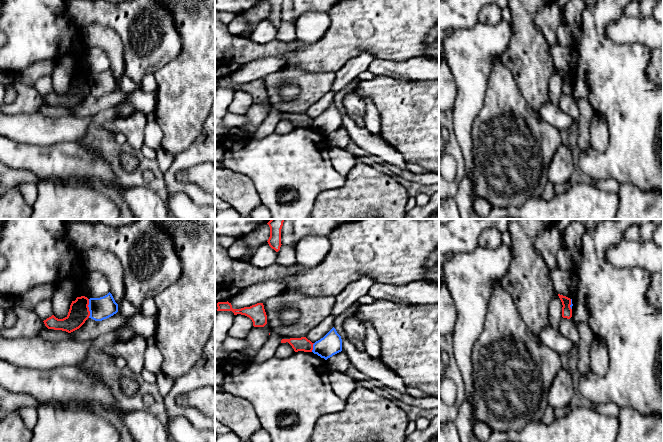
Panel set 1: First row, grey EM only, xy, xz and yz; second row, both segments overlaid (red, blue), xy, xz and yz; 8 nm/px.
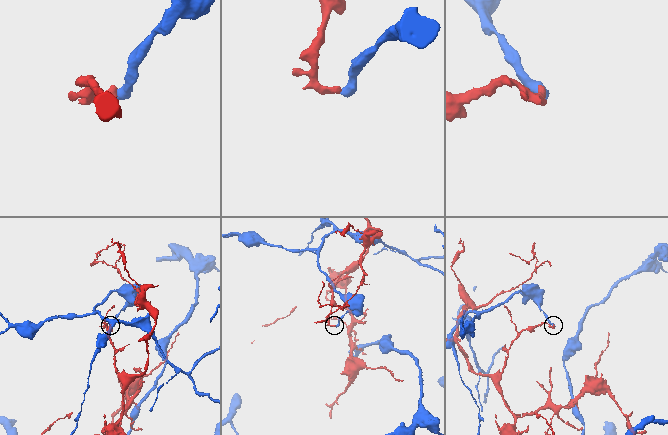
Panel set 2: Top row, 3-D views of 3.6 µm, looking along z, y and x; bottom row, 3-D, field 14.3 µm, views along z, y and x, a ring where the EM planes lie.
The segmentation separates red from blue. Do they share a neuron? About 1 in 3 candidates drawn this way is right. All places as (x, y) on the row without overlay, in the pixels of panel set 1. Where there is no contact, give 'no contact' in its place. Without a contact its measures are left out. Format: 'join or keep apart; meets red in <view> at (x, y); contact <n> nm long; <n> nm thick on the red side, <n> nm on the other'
keep apart; meets red in xy at (88, 84); contact 150 nm long; 160 nm thick on the red side, 180 nm on the other

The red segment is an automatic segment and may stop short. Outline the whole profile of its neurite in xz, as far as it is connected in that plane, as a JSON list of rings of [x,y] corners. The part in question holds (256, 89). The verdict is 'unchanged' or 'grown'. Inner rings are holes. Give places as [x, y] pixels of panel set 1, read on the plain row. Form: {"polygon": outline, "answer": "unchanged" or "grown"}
{"polygon": [[[227,77],[218,78],[217,83],[217,87],[232,87],[234,91],[241,90],[249,93],[254,103],[264,103],[267,100],[267,91],[263,79],[257,79],[241,85],[233,85],[231,79]]], "answer": "unchanged"}

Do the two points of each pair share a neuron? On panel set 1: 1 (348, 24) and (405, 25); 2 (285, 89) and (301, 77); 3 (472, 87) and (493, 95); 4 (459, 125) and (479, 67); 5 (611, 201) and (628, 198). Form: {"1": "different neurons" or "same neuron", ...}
{"1": "same neuron", "2": "different neurons", "3": "different neurons", "4": "same neuron", "5": "different neurons"}

